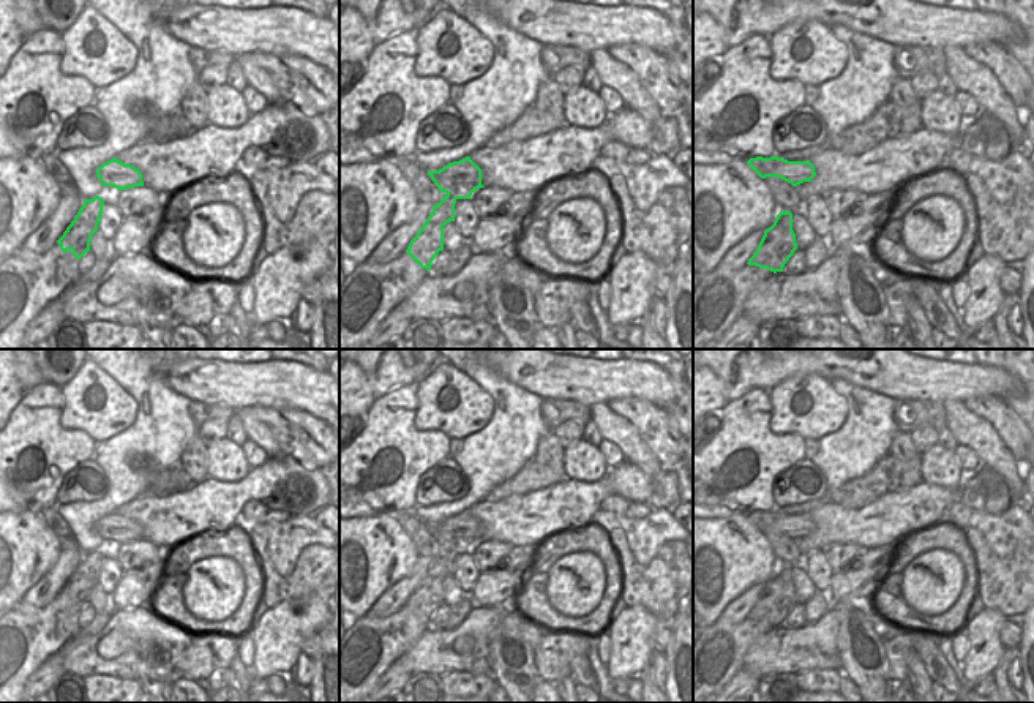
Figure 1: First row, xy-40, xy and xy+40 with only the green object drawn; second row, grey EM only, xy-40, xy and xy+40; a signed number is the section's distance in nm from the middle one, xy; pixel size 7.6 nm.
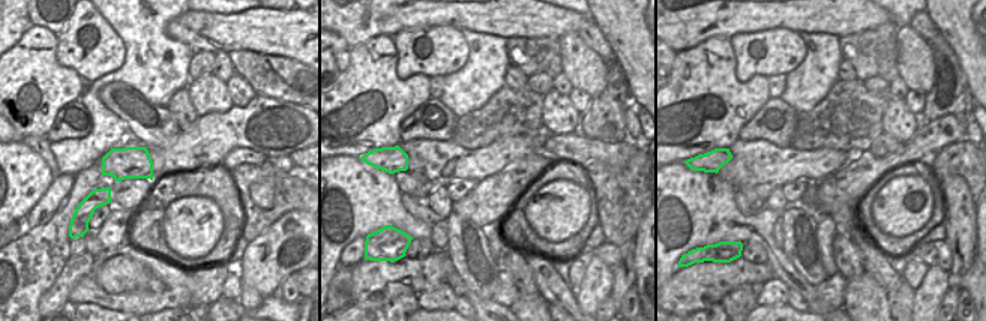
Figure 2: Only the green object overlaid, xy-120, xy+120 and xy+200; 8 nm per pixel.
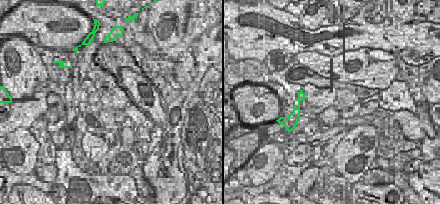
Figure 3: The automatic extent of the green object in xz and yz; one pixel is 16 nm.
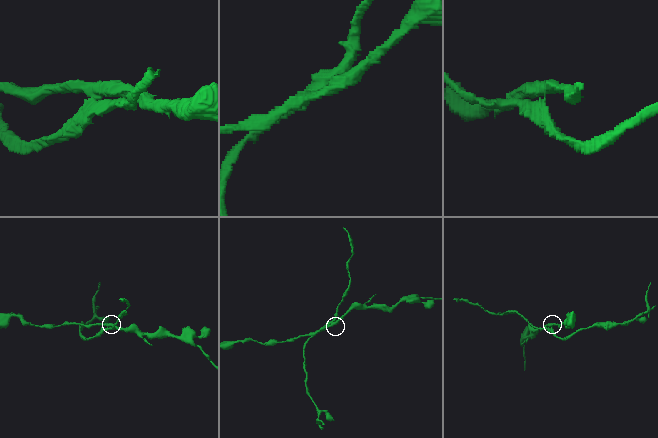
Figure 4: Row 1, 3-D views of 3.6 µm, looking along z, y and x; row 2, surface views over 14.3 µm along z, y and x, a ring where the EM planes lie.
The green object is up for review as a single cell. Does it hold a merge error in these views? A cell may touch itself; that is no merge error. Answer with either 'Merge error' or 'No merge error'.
Merge error

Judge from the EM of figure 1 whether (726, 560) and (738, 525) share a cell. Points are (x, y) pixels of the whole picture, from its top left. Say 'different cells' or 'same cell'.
same cell

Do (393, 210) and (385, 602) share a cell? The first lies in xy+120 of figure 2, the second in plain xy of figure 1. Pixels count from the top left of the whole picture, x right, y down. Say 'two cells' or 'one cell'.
two cells

